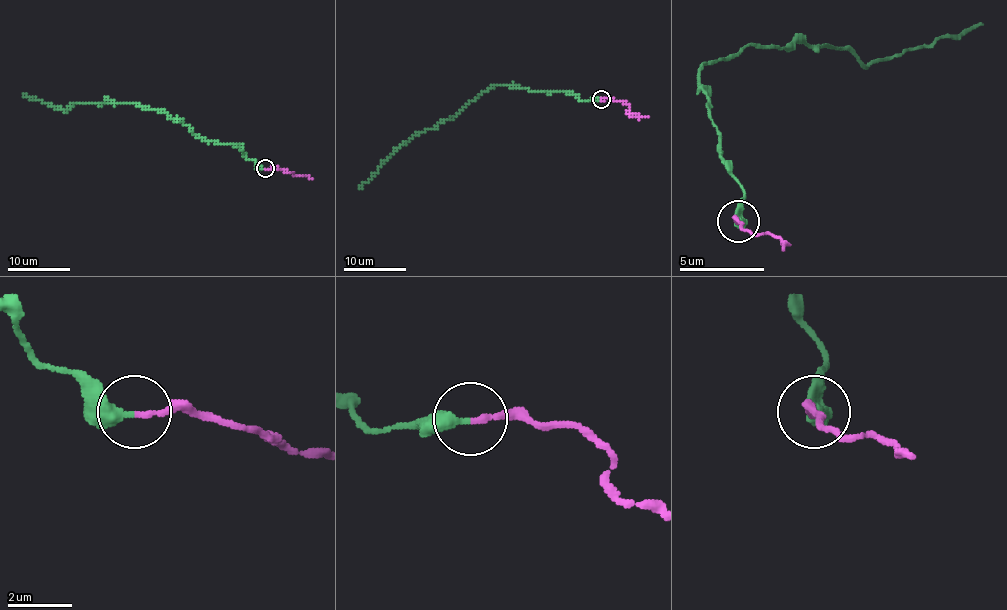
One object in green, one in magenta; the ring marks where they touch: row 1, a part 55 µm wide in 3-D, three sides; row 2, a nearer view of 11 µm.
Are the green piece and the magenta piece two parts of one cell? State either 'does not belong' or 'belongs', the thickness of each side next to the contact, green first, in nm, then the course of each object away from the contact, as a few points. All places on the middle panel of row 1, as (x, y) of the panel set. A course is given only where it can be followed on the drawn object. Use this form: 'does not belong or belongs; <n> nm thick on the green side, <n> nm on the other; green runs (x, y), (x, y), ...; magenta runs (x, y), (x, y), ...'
belongs; 360 nm thick on the green side, 190 nm on the other; green runs (602, 98), (583, 102), (573, 94), (540, 92), (515, 84), (490, 86), (460, 111), (416, 133), (360, 189); magenta runs (602, 98), (622, 100), (631, 114), (647, 116)

